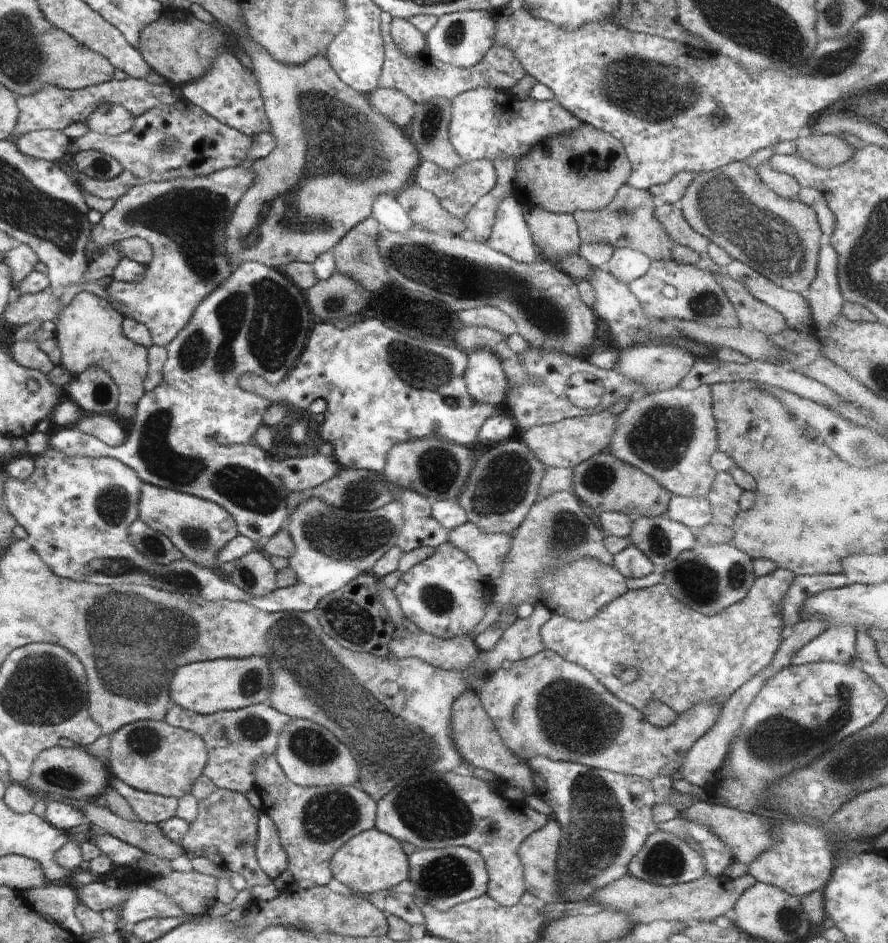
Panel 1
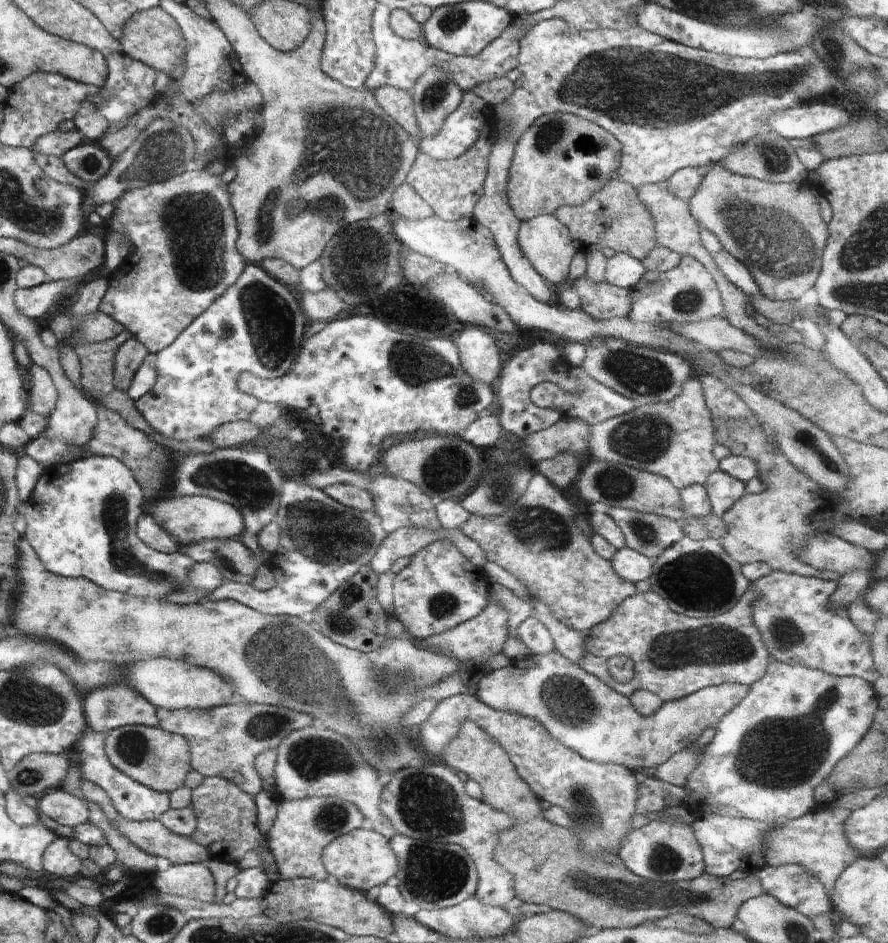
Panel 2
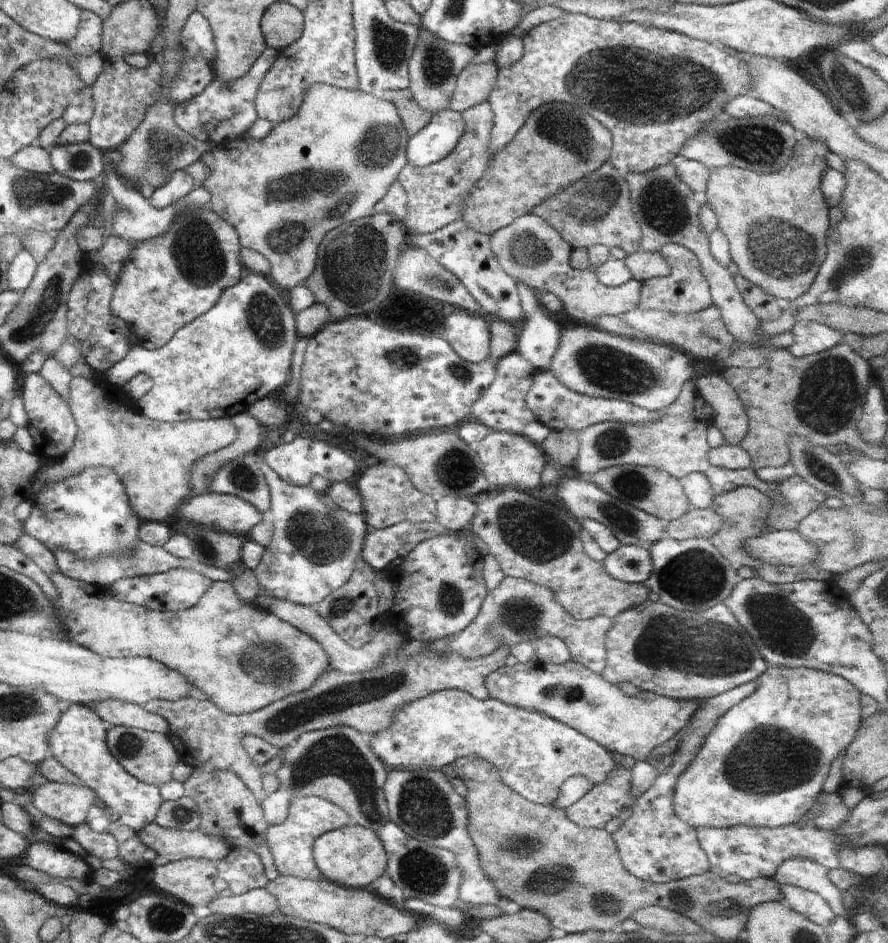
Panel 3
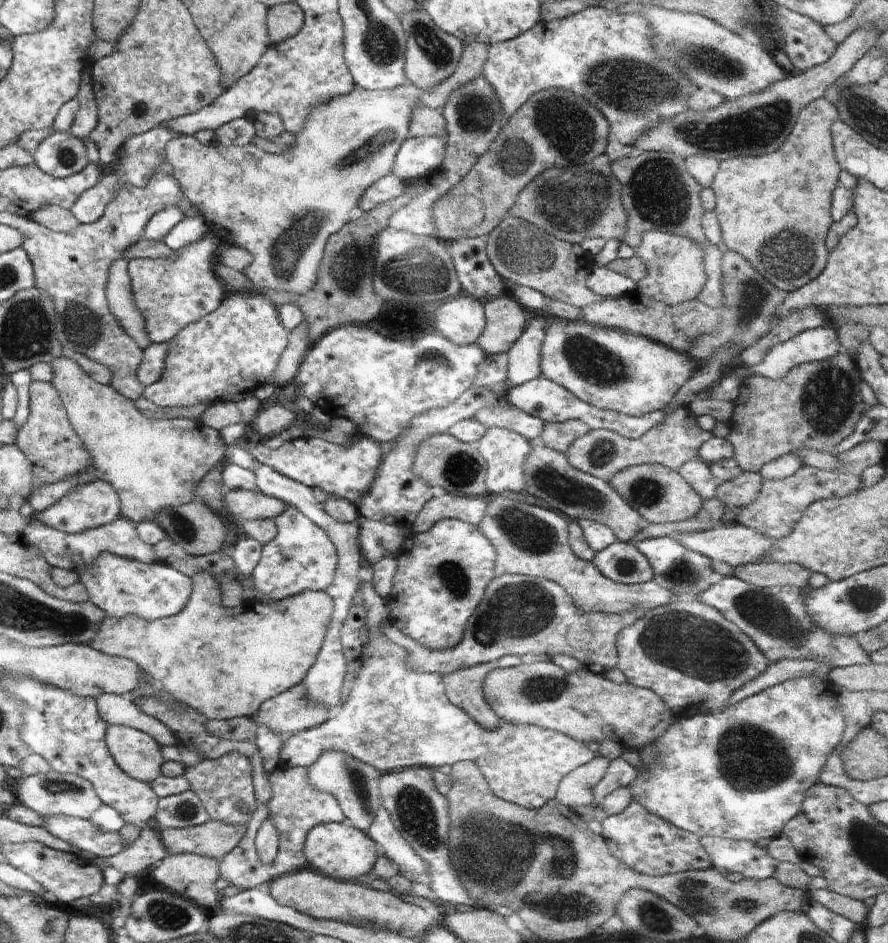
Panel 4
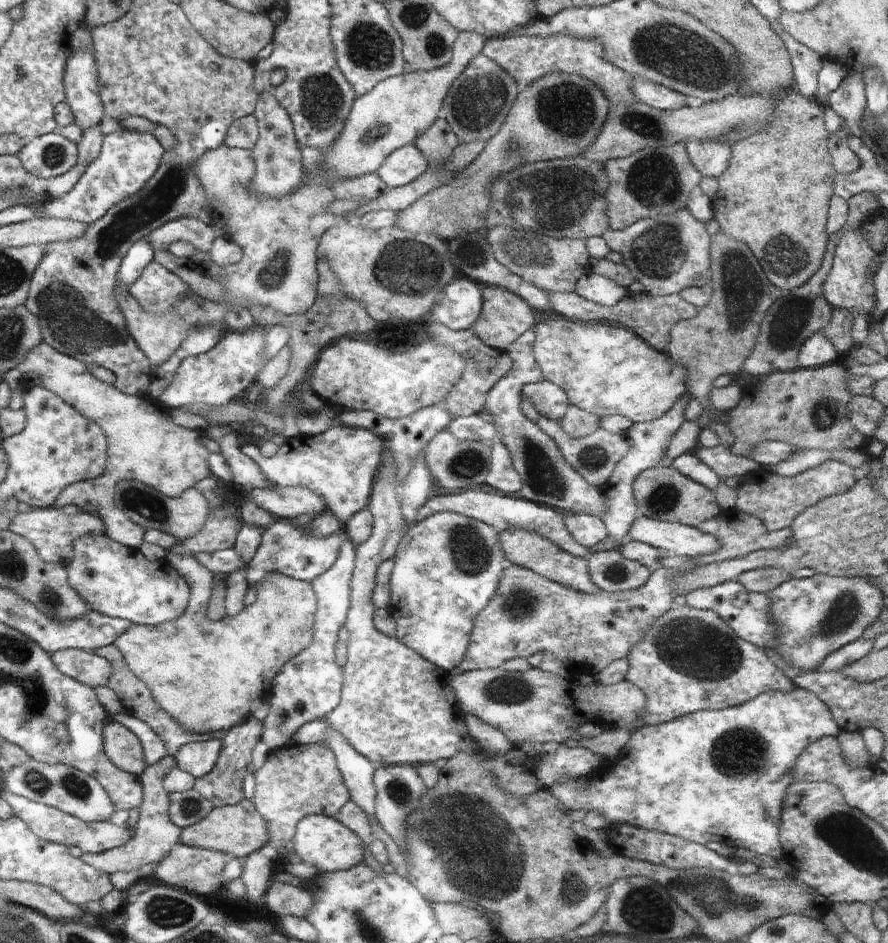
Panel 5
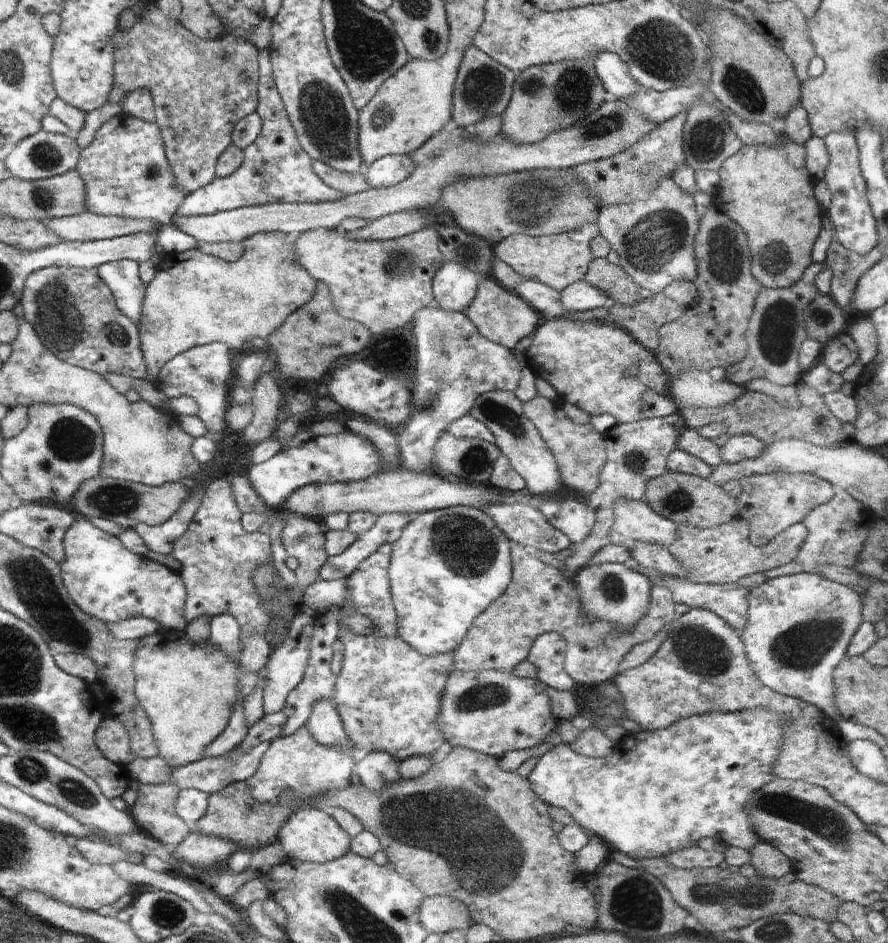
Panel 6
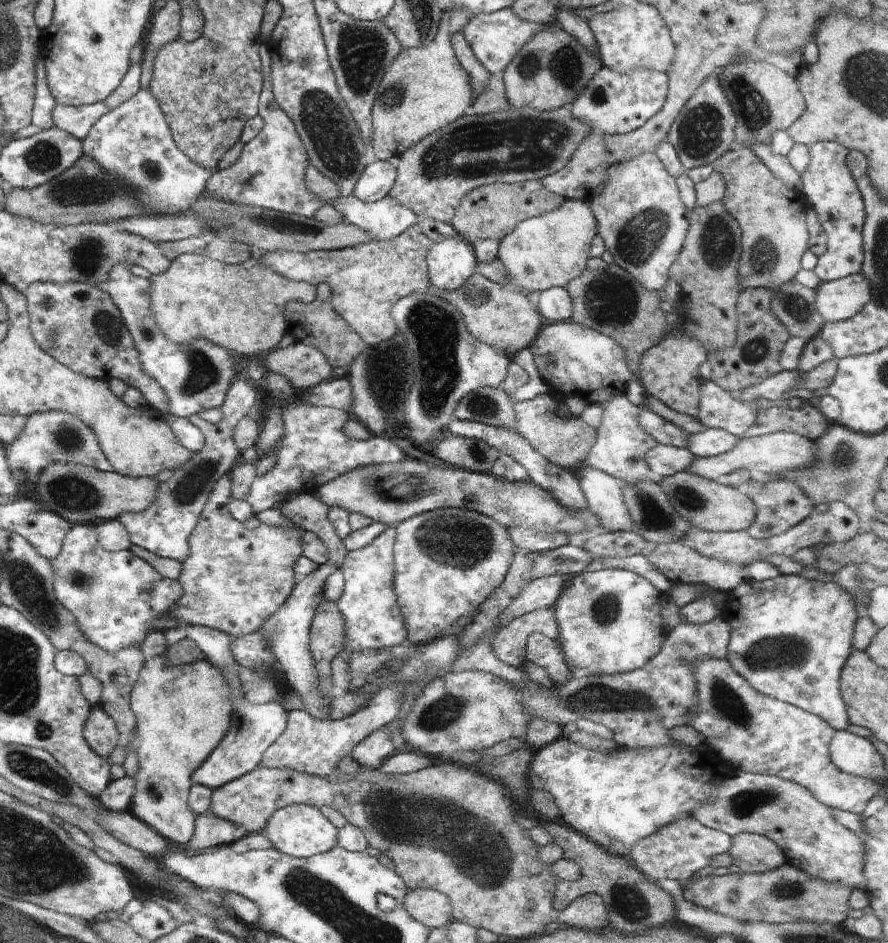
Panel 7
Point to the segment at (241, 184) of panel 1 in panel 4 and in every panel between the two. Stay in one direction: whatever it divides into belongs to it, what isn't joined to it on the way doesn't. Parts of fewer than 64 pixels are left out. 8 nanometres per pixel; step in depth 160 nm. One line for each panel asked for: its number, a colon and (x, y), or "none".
2: (183, 256)
3: (167, 281)
4: (170, 293)

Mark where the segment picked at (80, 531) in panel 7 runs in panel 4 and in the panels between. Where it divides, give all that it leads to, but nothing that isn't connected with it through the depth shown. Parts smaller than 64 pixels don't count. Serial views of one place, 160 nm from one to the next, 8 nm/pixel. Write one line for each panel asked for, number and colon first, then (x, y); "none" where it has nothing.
4: (120, 586)
5: (118, 581)
6: (109, 582)

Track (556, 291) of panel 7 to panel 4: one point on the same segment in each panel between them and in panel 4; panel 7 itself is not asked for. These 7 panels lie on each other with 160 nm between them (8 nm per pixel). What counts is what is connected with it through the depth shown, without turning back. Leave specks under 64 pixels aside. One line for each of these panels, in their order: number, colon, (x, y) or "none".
4: (603, 280)
5: (603, 290)
6: (580, 295)

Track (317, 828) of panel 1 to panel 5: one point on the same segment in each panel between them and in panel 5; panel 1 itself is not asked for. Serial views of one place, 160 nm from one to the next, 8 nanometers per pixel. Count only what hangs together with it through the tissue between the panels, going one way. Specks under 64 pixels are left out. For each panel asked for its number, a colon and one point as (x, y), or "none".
2: (302, 829)
3: (291, 842)
4: (296, 807)
5: (296, 781)

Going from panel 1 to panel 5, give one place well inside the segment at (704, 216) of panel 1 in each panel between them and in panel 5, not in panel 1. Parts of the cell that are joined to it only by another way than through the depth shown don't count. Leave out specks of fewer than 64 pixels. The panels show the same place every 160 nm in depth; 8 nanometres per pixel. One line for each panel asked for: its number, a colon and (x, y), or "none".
2: (776, 230)
3: (764, 218)
4: (774, 210)
5: (778, 184)

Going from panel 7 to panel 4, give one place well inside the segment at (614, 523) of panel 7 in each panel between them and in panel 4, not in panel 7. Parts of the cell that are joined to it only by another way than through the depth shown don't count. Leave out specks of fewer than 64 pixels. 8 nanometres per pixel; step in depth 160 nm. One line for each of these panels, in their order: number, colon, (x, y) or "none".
4: (736, 545)
5: (672, 538)
6: (635, 521)

